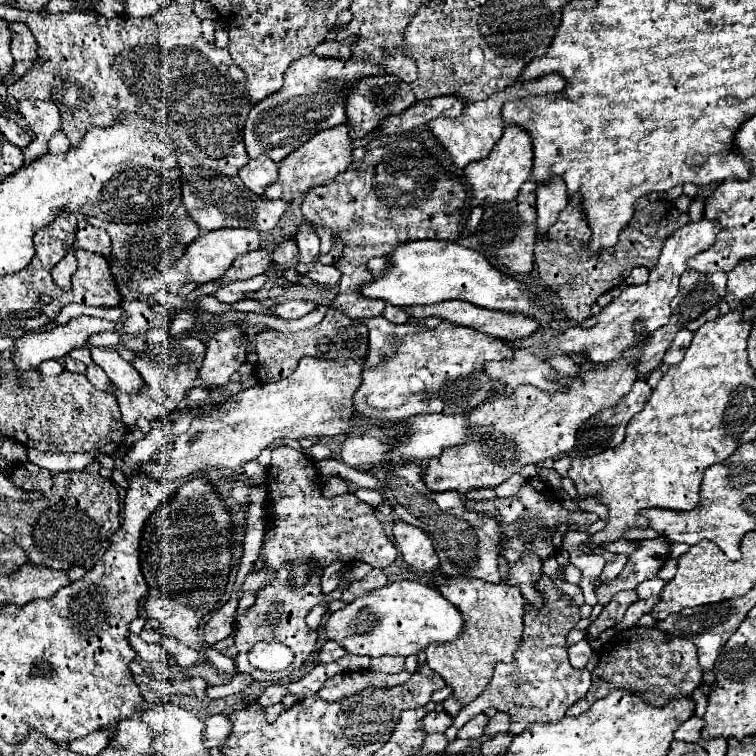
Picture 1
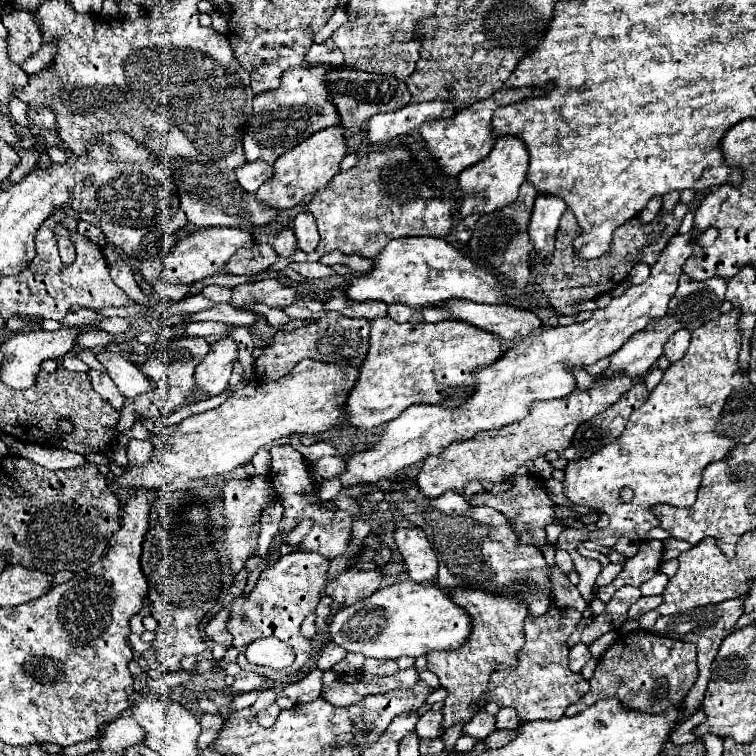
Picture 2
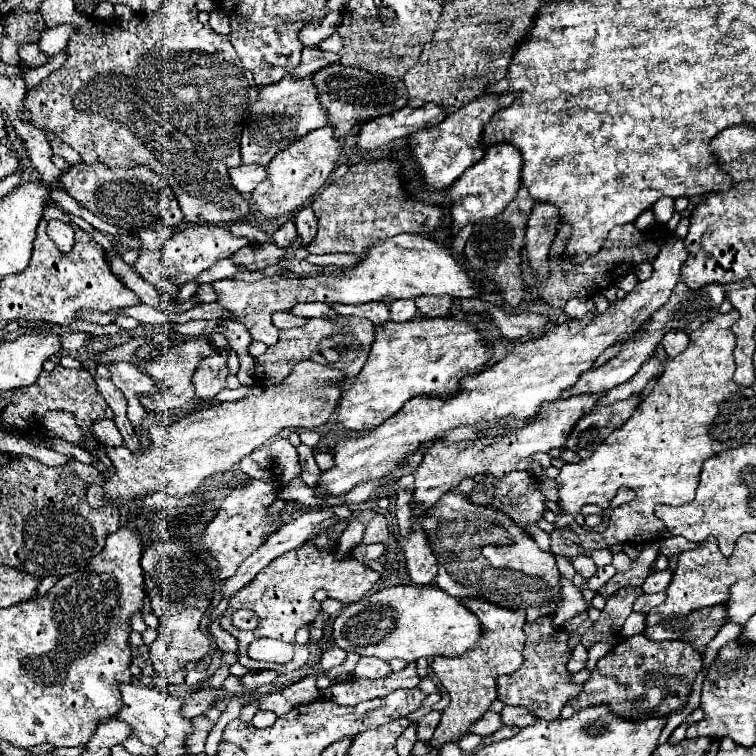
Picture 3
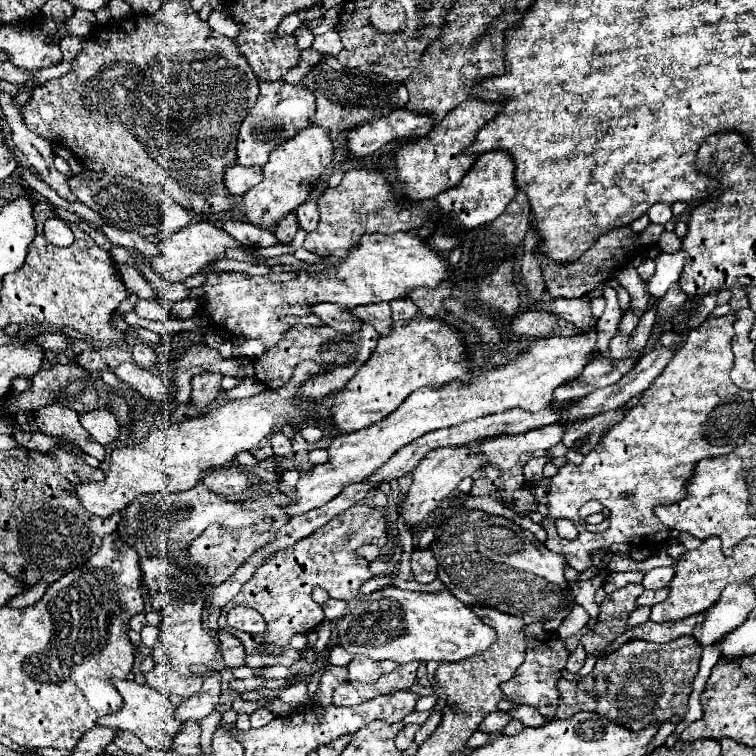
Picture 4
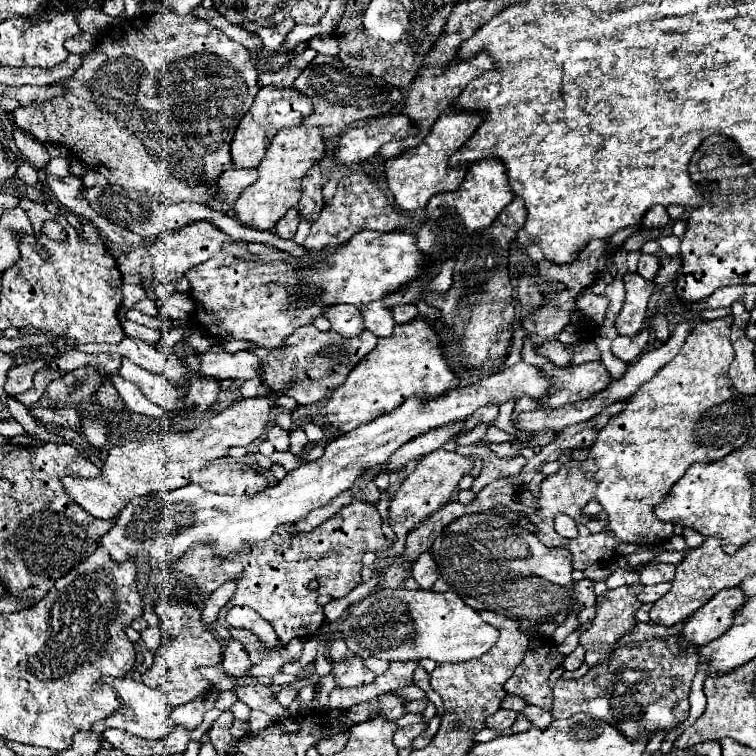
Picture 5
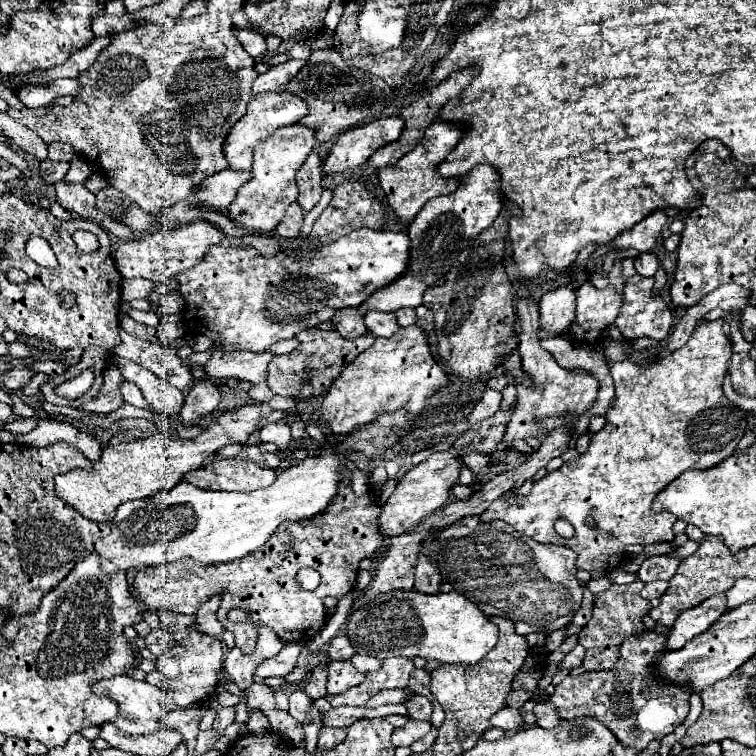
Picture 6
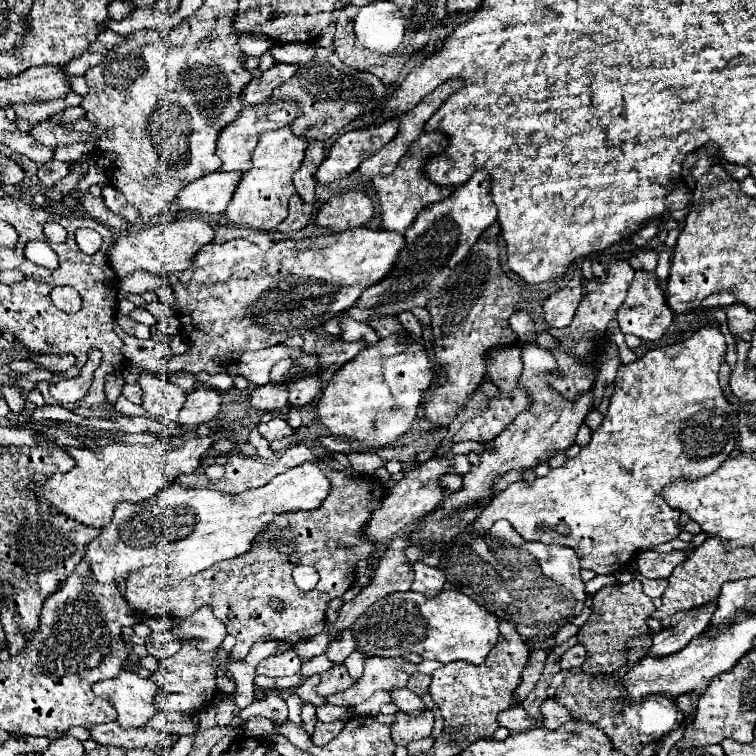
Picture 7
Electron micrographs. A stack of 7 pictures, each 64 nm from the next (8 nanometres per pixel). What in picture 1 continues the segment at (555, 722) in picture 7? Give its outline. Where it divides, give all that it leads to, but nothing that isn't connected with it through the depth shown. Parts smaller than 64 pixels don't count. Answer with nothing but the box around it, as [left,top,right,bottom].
[484,712,508,738]

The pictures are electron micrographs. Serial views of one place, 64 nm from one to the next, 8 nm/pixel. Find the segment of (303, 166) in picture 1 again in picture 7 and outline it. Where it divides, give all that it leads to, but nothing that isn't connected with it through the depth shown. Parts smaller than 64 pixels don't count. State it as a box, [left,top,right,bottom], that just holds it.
[226,126,308,232]

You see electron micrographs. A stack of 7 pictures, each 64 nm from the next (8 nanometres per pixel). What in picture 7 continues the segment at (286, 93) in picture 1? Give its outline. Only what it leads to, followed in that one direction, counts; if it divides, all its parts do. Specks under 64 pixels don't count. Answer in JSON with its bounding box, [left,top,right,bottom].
[216,98,300,172]

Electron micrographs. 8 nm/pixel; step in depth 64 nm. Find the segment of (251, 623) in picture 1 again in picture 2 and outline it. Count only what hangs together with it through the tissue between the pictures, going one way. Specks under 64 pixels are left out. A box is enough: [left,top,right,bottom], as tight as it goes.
[228,552,330,680]

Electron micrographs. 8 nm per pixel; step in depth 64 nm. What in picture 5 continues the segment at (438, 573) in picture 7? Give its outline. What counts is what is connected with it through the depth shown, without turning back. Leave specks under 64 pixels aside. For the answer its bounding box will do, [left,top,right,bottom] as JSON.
[412,552,438,590]

